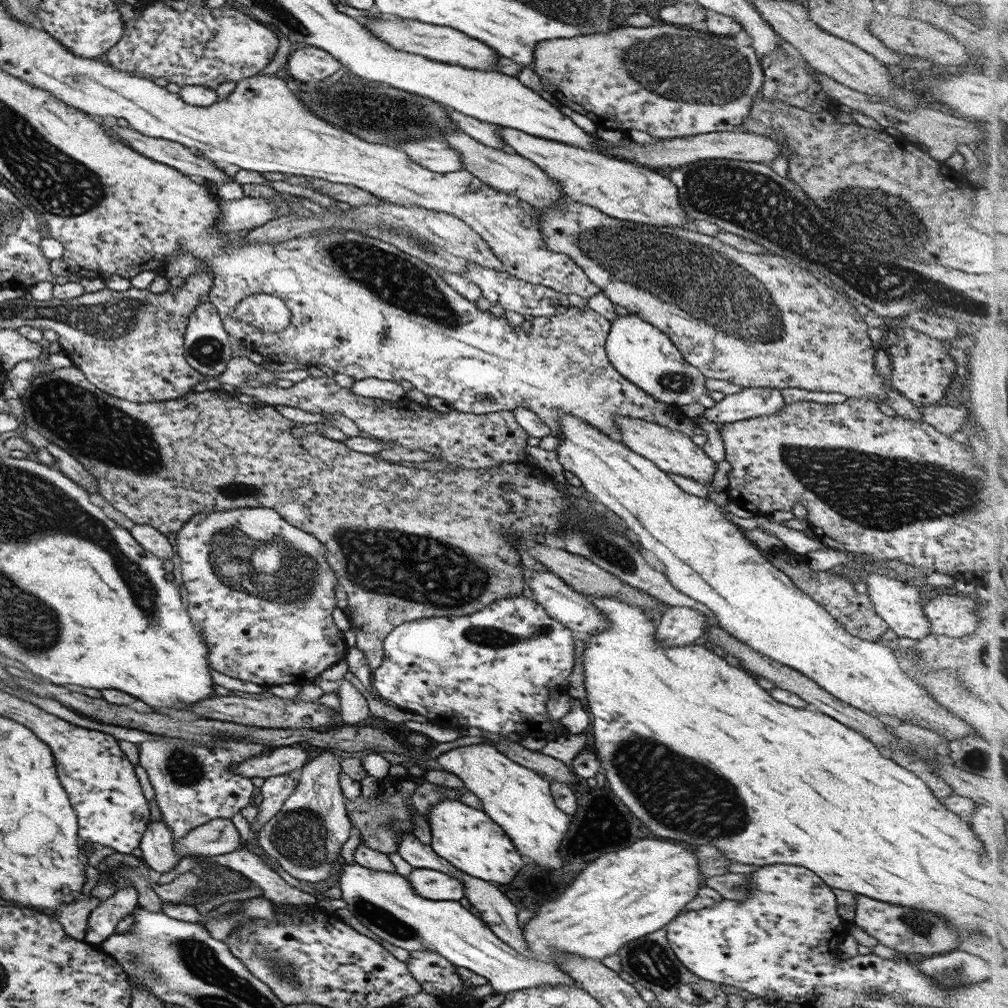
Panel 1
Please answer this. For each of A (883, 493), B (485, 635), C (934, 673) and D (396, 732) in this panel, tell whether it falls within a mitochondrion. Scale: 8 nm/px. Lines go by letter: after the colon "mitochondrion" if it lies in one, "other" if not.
A: mitochondrion
B: mitochondrion
C: other
D: other

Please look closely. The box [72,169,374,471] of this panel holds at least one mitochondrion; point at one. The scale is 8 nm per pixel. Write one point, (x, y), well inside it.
(208, 350)

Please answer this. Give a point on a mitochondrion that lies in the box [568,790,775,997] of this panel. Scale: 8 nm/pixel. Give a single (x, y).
(648, 959)

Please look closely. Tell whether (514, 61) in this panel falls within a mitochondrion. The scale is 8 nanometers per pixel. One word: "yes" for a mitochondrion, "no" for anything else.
no

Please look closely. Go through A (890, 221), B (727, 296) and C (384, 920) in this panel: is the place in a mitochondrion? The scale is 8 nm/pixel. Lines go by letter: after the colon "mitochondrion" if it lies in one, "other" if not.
A: mitochondrion
B: mitochondrion
C: mitochondrion

